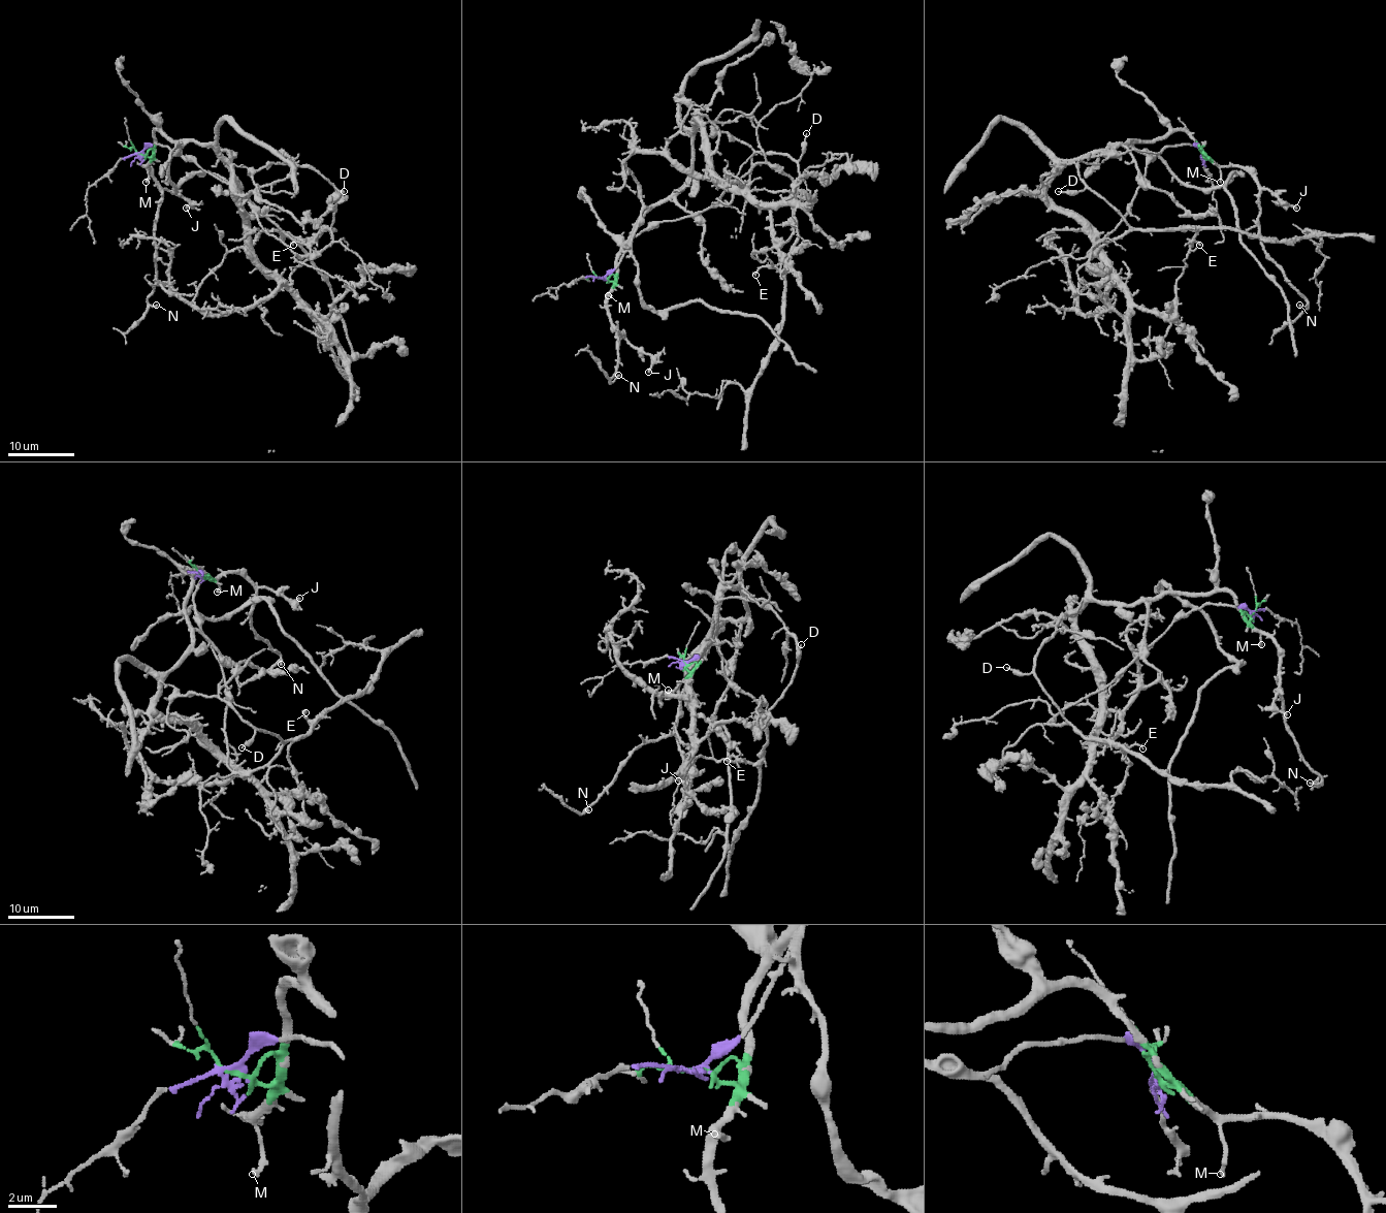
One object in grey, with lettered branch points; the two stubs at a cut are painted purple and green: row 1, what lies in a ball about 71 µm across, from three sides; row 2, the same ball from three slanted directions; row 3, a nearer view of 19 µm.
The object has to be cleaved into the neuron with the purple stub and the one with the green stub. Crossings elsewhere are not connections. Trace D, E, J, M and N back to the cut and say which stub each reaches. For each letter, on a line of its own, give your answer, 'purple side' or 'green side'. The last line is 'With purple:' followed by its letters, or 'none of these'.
D: purple side
E: purple side
J: green side
M: green side
N: green side
With purple: D, E

